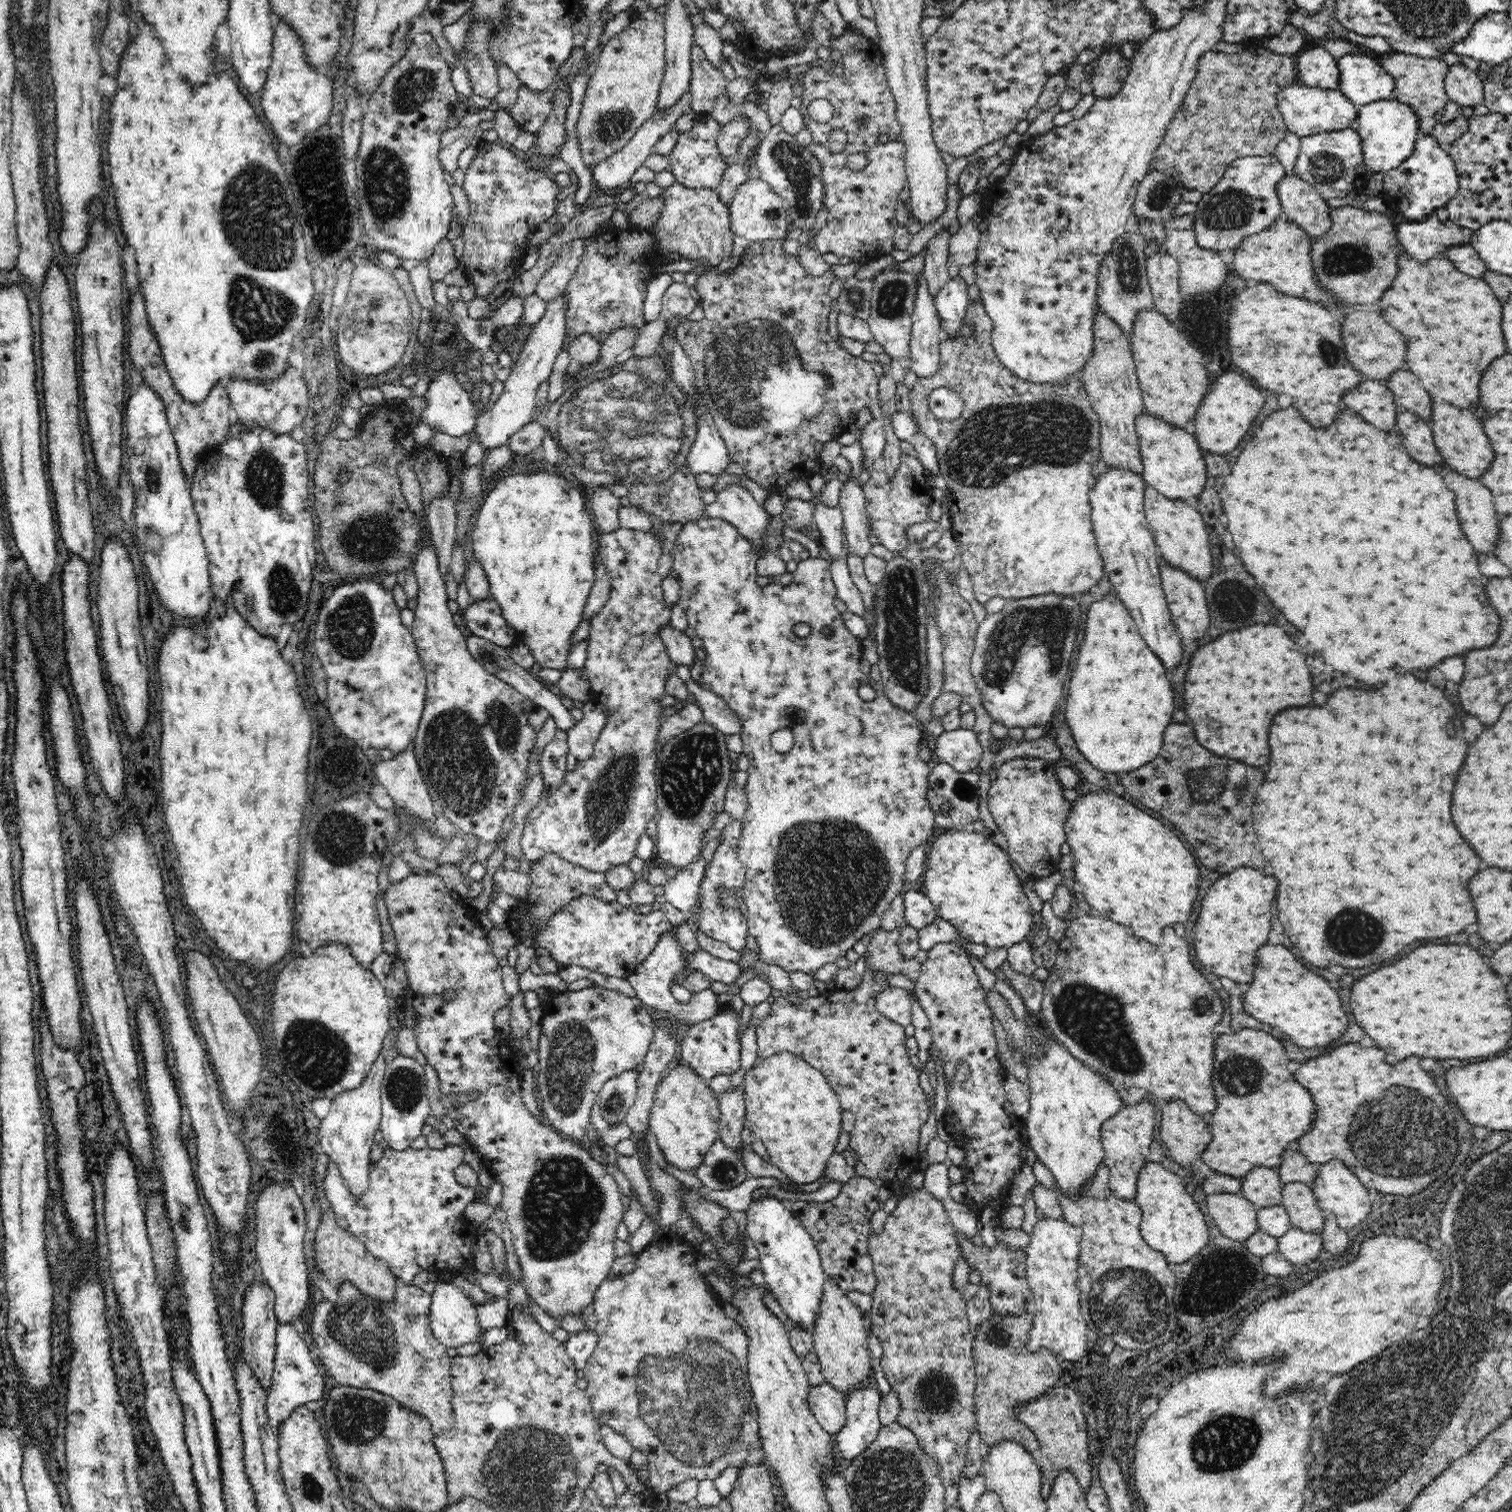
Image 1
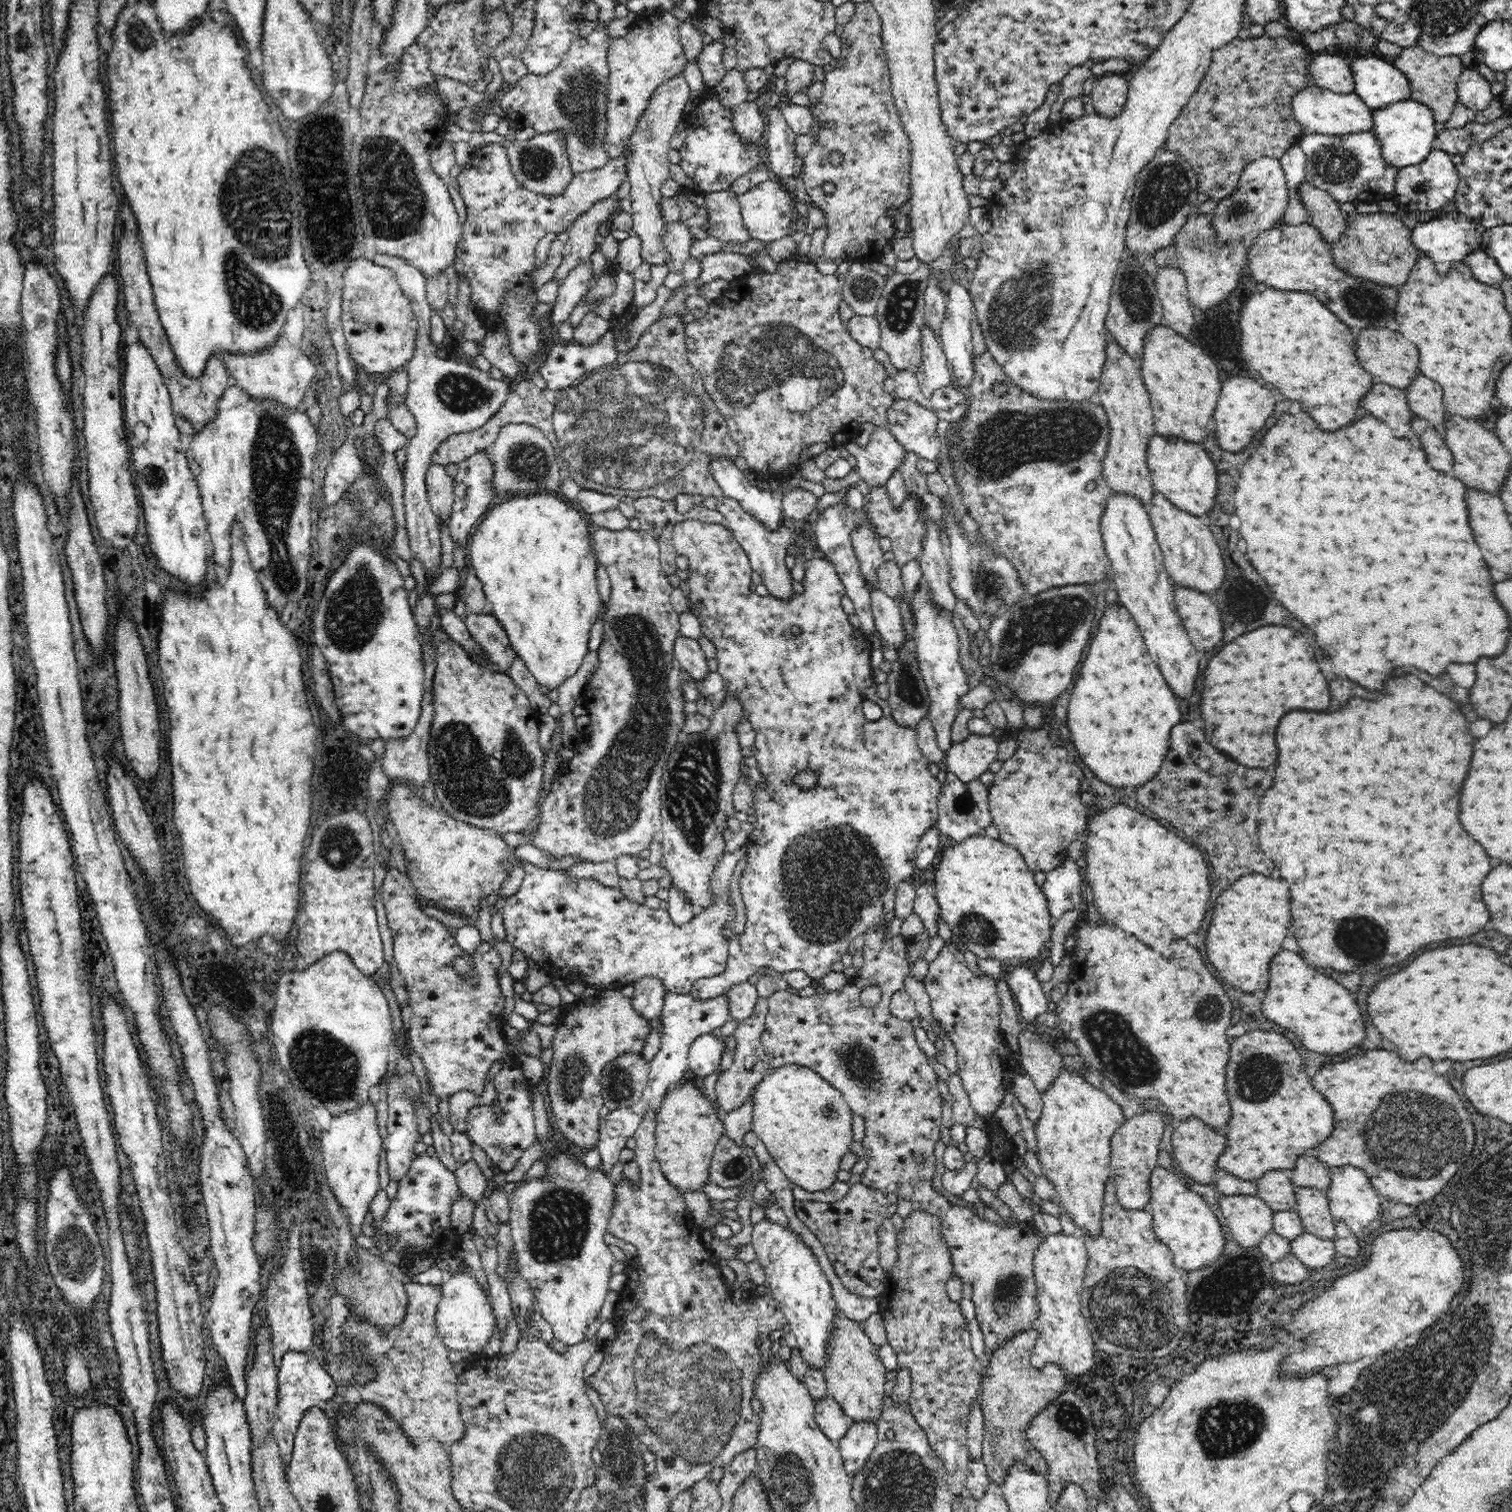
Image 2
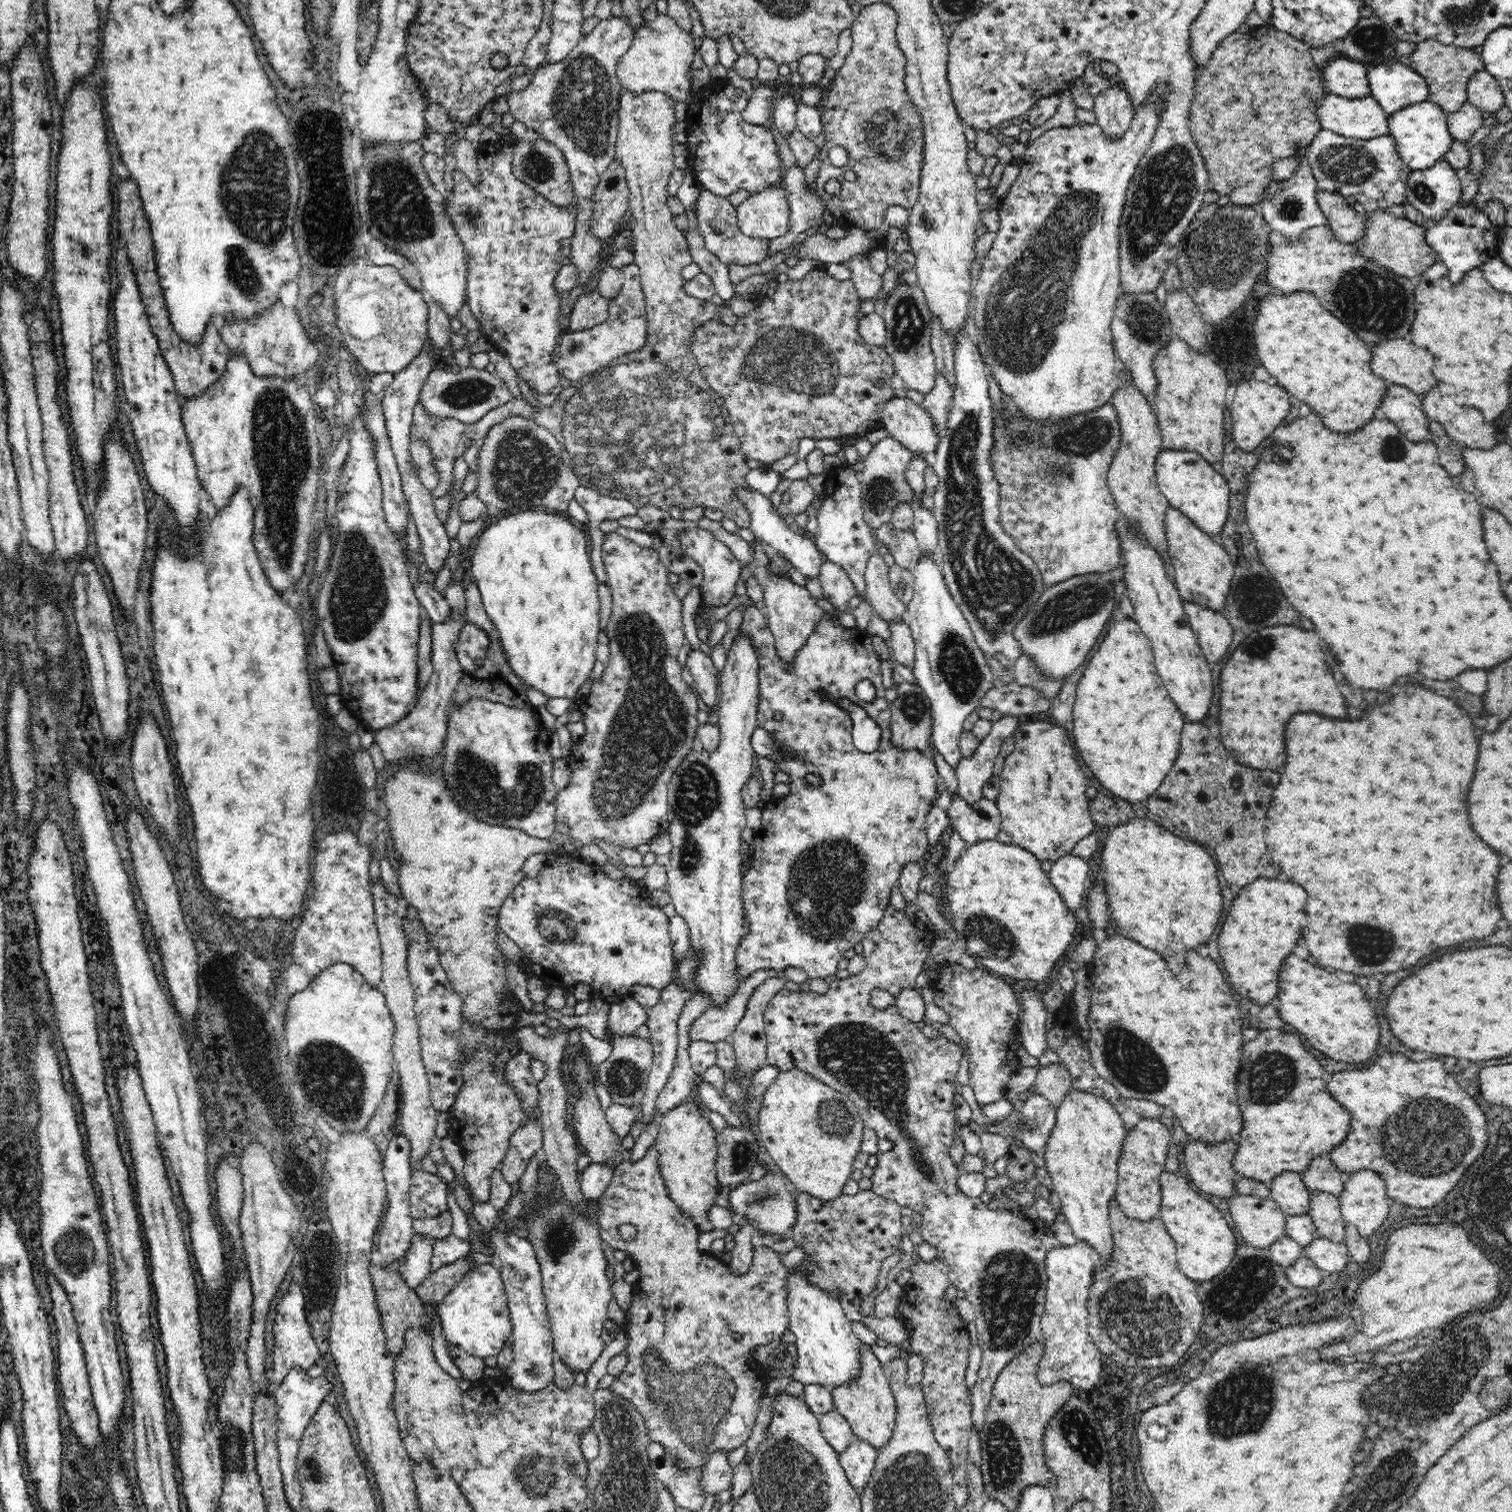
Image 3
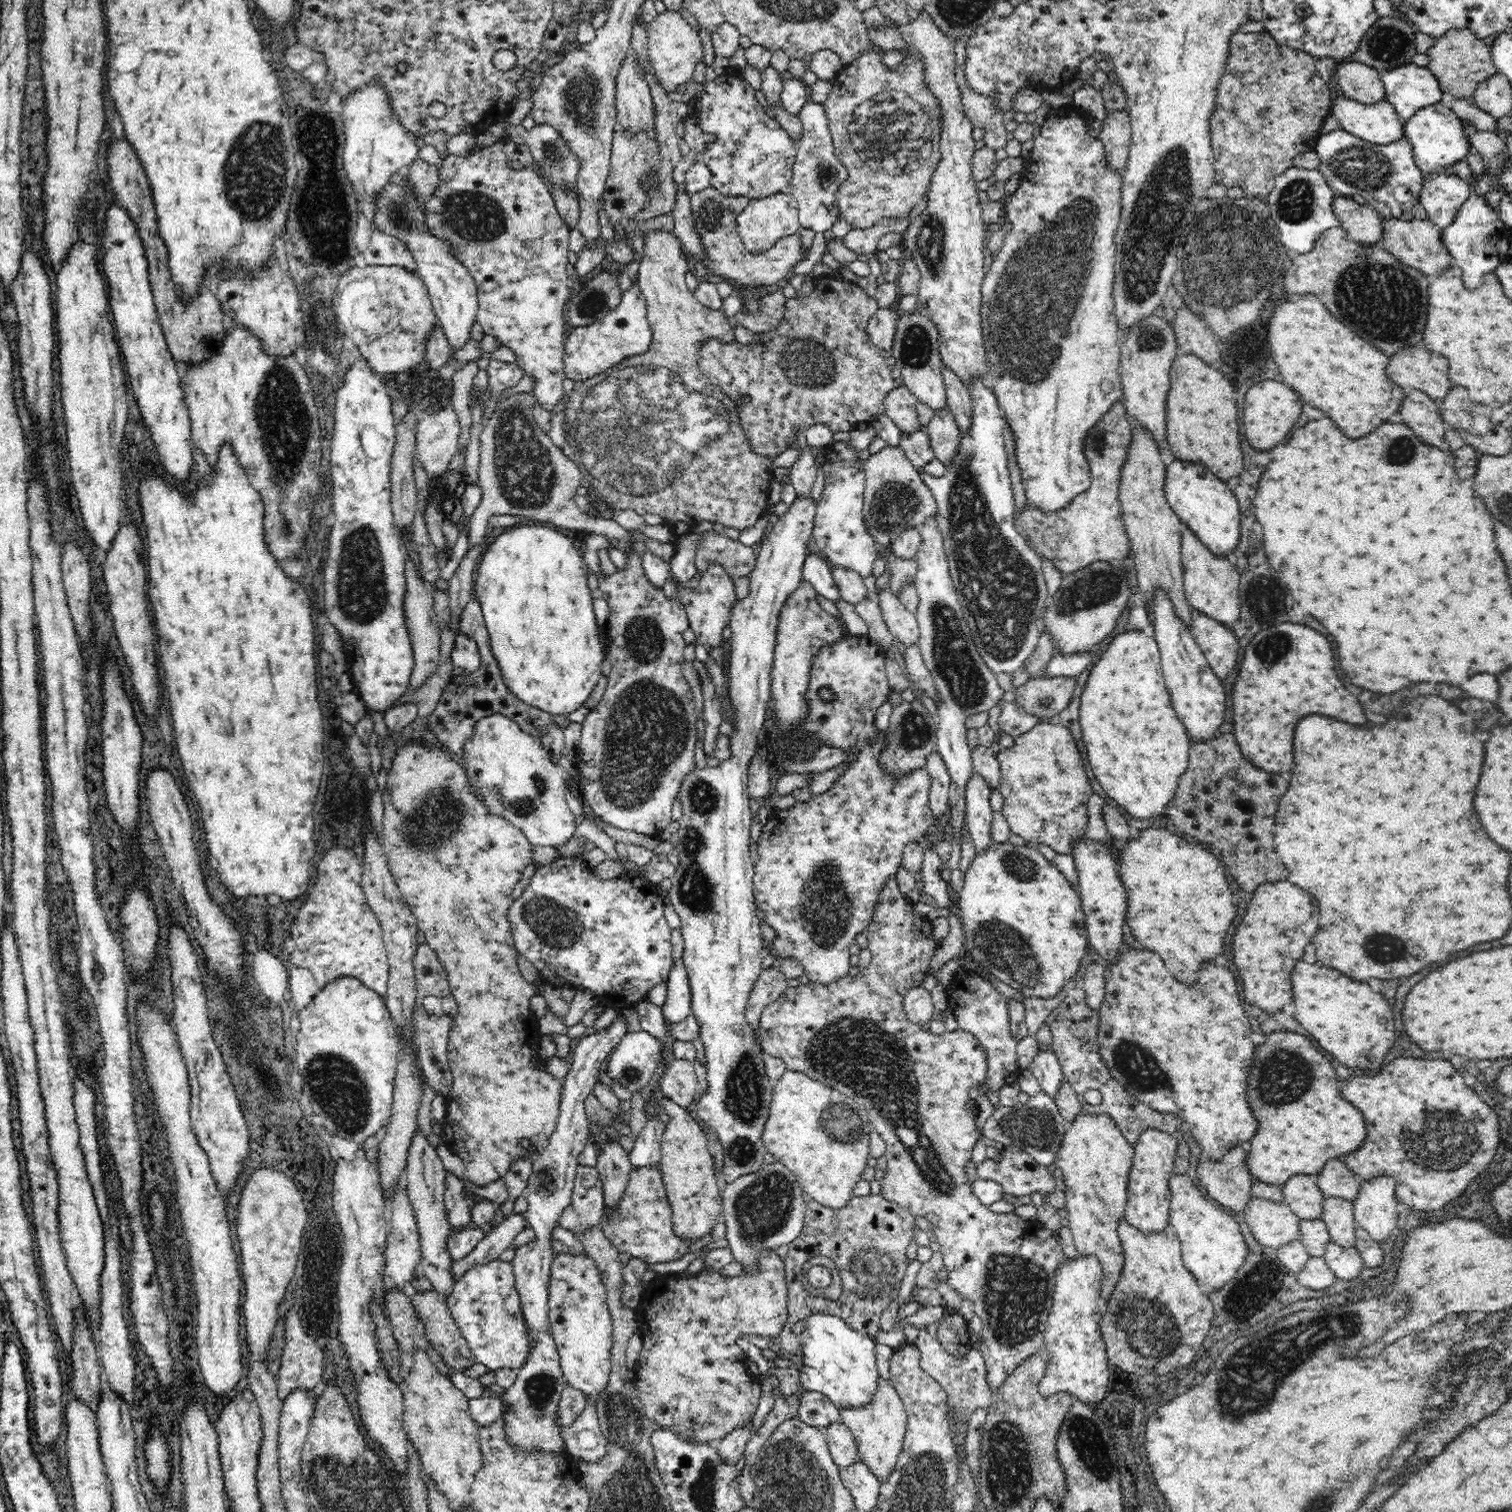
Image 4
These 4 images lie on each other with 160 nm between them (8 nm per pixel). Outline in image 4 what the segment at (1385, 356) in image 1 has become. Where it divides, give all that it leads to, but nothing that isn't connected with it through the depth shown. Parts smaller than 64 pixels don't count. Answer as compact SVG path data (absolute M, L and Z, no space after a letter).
M1404 348L1390 358L1388 376L1402 388L1418 389L1435 401L1446 398L1452 382L1446 378L1448 362L1422 348Z

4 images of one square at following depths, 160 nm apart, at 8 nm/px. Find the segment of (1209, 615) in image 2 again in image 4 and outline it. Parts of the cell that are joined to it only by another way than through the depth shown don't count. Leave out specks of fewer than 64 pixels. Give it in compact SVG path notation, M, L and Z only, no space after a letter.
M1191 609L1190 631L1218 678L1226 678L1236 670L1238 639L1230 627Z

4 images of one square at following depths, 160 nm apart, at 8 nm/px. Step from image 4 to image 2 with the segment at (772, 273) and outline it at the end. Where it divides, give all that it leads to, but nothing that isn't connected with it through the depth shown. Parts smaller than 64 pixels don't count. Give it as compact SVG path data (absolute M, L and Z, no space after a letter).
M731 188L705 193L705 205L708 211L708 235L724 244L746 244L752 240L743 224L736 193Z

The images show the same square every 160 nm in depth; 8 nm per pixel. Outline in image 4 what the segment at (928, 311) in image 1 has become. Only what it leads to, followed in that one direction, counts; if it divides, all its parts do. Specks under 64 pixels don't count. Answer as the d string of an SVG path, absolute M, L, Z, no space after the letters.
M949 405L942 406L942 410L936 410L927 428L922 430L930 437L930 446L934 456L945 465L950 463L950 458L954 458L954 452L958 450L961 432Z

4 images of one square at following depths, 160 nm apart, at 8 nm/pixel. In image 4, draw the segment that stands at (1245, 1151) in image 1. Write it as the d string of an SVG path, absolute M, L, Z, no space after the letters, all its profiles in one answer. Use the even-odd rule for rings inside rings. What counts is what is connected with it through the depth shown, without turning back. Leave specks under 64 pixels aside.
M1278 1030L1267 1034L1265 1042L1254 1052L1254 1064L1250 1068L1246 1096L1260 1124L1256 1136L1250 1140L1250 1156L1246 1156L1247 1168L1253 1179L1260 1182L1282 1187L1296 1174L1317 1176L1322 1172L1326 1162L1336 1156L1345 1156L1358 1150L1362 1138L1366 1138L1366 1122L1362 1118L1362 1112L1342 1098L1342 1092L1338 1088L1338 1076L1330 1060L1314 1044L1310 1044L1304 1035ZM1294 1052L1300 1052L1312 1064L1312 1072L1302 1070L1302 1066L1300 1070L1296 1070Z

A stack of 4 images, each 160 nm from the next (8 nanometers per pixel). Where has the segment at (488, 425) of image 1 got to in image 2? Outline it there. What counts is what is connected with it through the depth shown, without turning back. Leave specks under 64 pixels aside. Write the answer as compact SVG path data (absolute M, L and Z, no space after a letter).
M590 259L581 262L580 266L576 266L564 282L561 284L558 296L553 303L553 309L549 313L549 318L553 324L557 324L557 327L564 321L568 321L568 317L572 314L572 310L578 305L582 296L585 296L587 287L590 283L591 275L593 274L593 265L590 263Z

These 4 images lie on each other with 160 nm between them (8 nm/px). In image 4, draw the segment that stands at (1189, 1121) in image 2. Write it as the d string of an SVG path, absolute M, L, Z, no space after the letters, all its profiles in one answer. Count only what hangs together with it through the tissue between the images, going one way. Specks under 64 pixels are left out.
M1236 1145L1222 1160L1213 1161L1203 1156L1198 1166L1200 1185L1208 1195L1226 1210L1240 1214L1254 1198L1251 1194L1254 1179L1247 1168L1246 1156L1246 1145Z

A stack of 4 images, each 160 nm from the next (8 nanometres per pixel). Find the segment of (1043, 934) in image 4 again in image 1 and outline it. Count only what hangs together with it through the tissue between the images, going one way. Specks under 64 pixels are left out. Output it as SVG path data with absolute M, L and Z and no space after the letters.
M974 830L948 831L928 847L928 859L924 871L924 894L932 901L938 916L956 927L960 936L974 944L985 944L988 948L1008 948L1022 942L1030 930L1037 925L1034 913L1024 893L1023 883L1012 869L1011 856L992 840Z

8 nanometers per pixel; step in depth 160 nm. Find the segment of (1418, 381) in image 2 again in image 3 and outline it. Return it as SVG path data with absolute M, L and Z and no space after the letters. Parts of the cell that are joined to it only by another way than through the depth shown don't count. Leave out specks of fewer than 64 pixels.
M1438 384L1426 396L1422 396L1422 409L1424 409L1424 413L1426 413L1430 420L1442 423L1444 431L1448 433L1448 436L1461 446L1488 448L1498 443L1498 430L1496 430L1493 423L1484 420L1482 411L1478 411L1478 409L1472 406L1460 404L1456 402L1457 399L1454 396L1454 388L1452 386Z

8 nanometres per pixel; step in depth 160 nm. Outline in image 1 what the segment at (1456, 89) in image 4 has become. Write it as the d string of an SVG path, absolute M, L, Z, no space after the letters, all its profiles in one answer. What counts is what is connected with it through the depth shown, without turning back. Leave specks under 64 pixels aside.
M1391 52L1387 58L1382 59L1380 65L1386 73L1394 77L1394 94L1392 98L1410 105L1418 115L1418 130L1421 134L1431 134L1440 123L1440 116L1448 102L1444 78L1448 71L1448 64L1441 59L1422 58L1408 53Z

